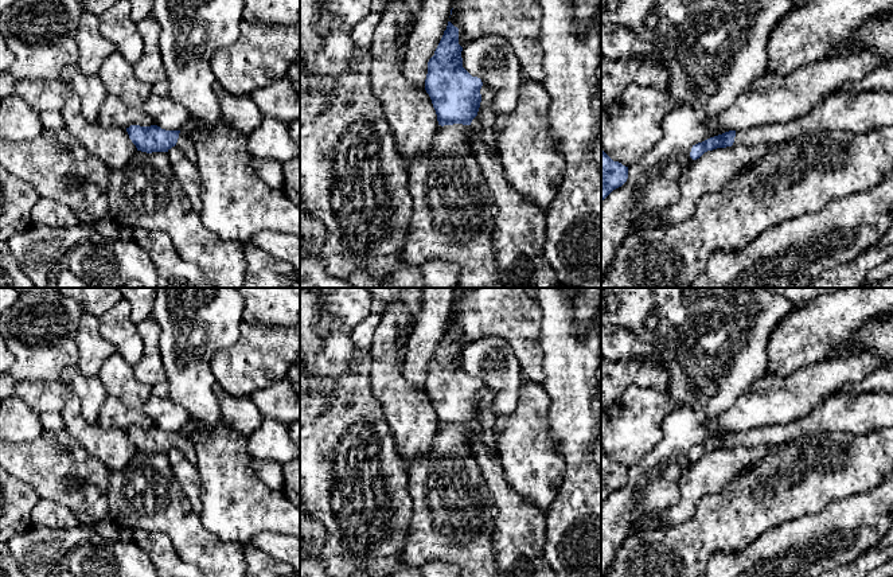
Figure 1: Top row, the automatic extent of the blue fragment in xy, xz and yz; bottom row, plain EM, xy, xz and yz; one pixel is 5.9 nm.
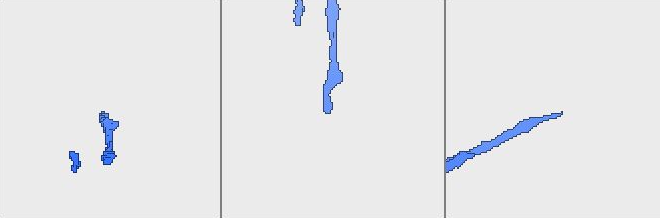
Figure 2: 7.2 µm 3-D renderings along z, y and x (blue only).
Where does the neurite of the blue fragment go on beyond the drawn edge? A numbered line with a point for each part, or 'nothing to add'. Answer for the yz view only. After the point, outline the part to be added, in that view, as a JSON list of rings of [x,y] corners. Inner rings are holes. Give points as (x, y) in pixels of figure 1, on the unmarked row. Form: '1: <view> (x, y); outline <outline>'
1: yz (861, 413); outline [[[893,391],[835,394],[811,413],[785,425],[771,425],[748,432],[736,432],[732,448],[781,445],[804,433],[822,429],[866,434],[881,428],[893,428]]]

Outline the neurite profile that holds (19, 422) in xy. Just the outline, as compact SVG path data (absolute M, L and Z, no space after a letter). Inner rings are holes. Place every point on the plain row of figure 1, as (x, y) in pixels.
M9 398L0 402L0 440L30 443L43 432L39 414L24 401Z

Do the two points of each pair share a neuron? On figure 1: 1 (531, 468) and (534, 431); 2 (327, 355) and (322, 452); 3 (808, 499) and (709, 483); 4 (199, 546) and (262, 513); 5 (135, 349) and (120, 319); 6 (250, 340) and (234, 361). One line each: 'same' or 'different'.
1: same
2: different
3: different
4: different
5: same
6: same

